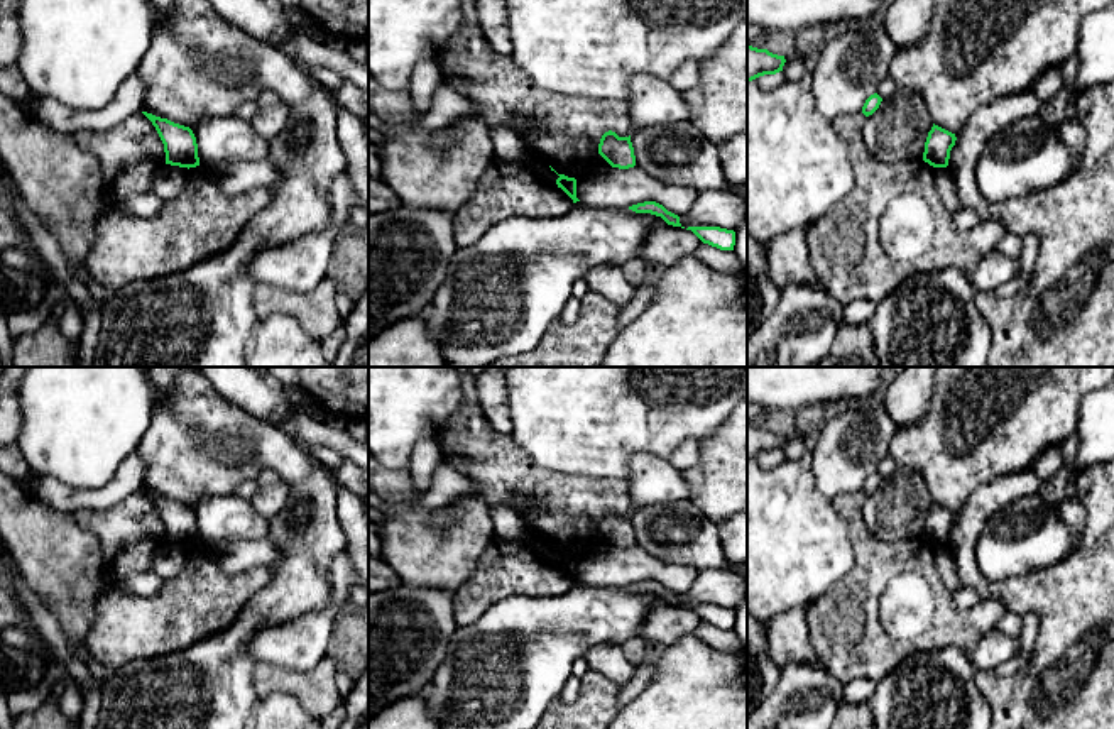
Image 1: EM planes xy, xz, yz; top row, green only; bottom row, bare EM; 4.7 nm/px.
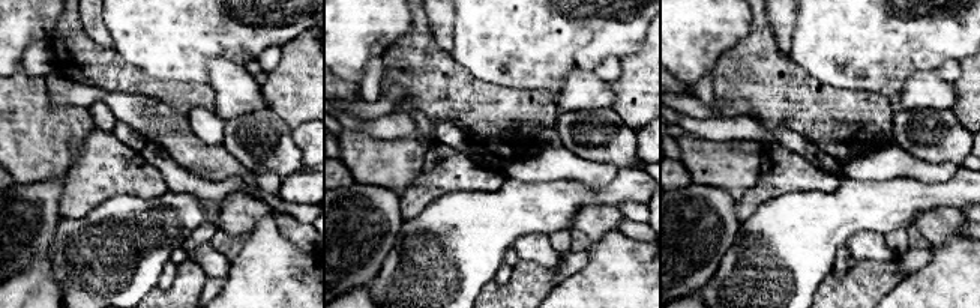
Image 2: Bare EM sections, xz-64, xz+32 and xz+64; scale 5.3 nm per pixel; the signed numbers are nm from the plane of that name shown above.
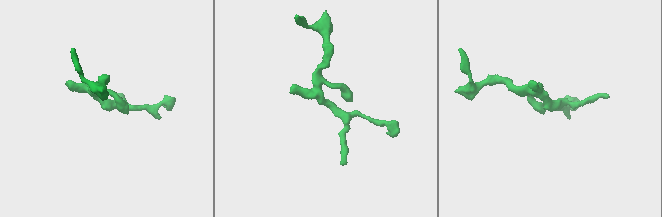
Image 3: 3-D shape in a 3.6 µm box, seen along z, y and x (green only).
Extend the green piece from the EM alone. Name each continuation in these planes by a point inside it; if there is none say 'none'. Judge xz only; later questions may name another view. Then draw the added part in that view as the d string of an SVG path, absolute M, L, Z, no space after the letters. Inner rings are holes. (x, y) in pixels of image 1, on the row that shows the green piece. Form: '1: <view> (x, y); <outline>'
none

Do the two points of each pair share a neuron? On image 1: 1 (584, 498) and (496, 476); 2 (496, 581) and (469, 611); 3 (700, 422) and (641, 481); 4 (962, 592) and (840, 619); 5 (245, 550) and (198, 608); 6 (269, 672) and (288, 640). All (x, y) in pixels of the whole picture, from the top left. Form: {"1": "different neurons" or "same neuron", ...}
{"1": "same neuron", "2": "same neuron", "3": "different neurons", "4": "different neurons", "5": "different neurons", "6": "different neurons"}

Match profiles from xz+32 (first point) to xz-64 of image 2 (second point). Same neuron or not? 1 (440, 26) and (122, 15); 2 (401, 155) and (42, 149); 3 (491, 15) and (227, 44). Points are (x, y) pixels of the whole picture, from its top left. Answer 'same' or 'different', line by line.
1: different
2: same
3: same

